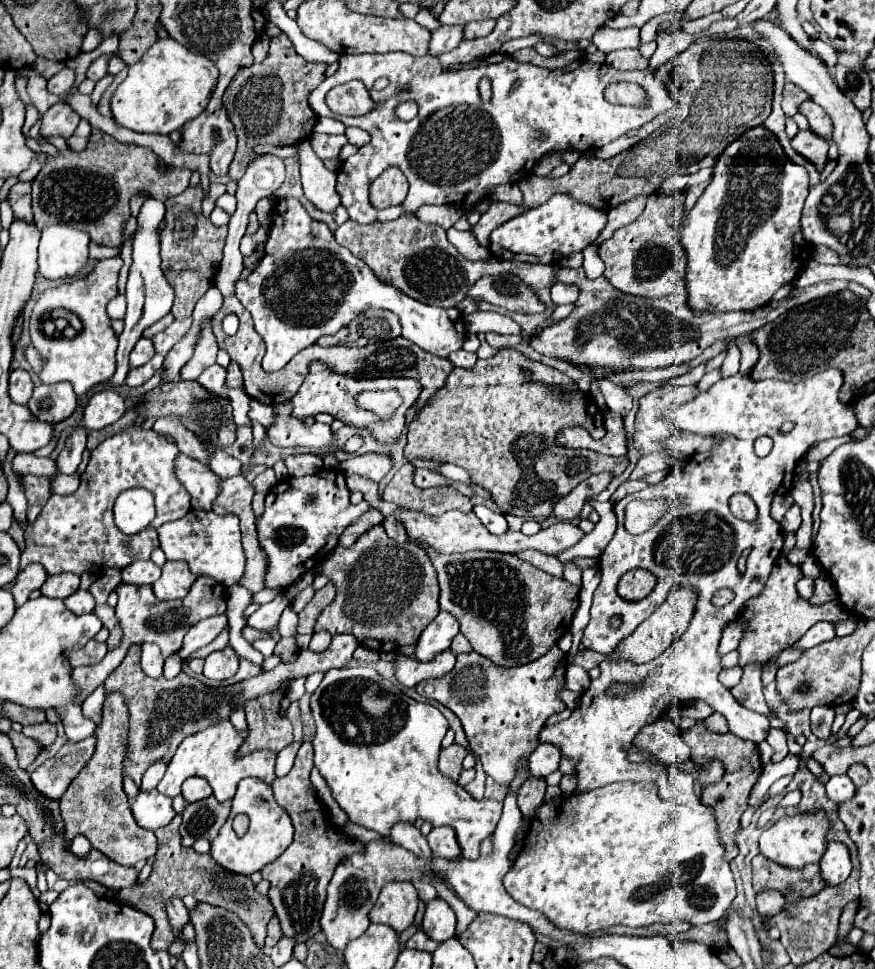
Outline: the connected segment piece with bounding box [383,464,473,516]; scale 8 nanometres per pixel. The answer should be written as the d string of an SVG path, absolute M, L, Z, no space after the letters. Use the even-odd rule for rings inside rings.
M405 464L383 490L383 500L413 512L425 512L429 516L443 514L447 510L461 510L461 512L471 510L473 506L471 500L459 494L457 490L453 490L451 486L421 490L413 484L413 474L415 474L415 466Z

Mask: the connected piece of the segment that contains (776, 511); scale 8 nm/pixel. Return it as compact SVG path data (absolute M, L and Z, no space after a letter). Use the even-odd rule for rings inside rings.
M787 494L787 496L775 496L775 498L773 498L773 508L771 508L773 520L781 522L791 504L794 504L794 500L789 494Z

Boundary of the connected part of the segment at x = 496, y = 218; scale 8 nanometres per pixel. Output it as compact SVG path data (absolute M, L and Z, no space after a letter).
M493 202L491 208L481 216L481 220L473 226L473 234L483 246L489 246L489 234L493 228L501 226L503 222L519 216L523 212L523 206L509 204L509 202Z

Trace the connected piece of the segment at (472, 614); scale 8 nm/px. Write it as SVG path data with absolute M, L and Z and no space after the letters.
M425 548L437 574L439 574L439 588L441 610L451 612L457 616L461 624L461 634L471 642L473 650L491 658L495 664L511 668L519 664L527 664L537 660L539 656L547 654L571 628L573 614L579 606L579 586L573 586L563 578L553 578L543 570L535 568L533 564L521 560L515 554L499 554L499 552L465 552L465 554L449 554L441 556L429 548Z

